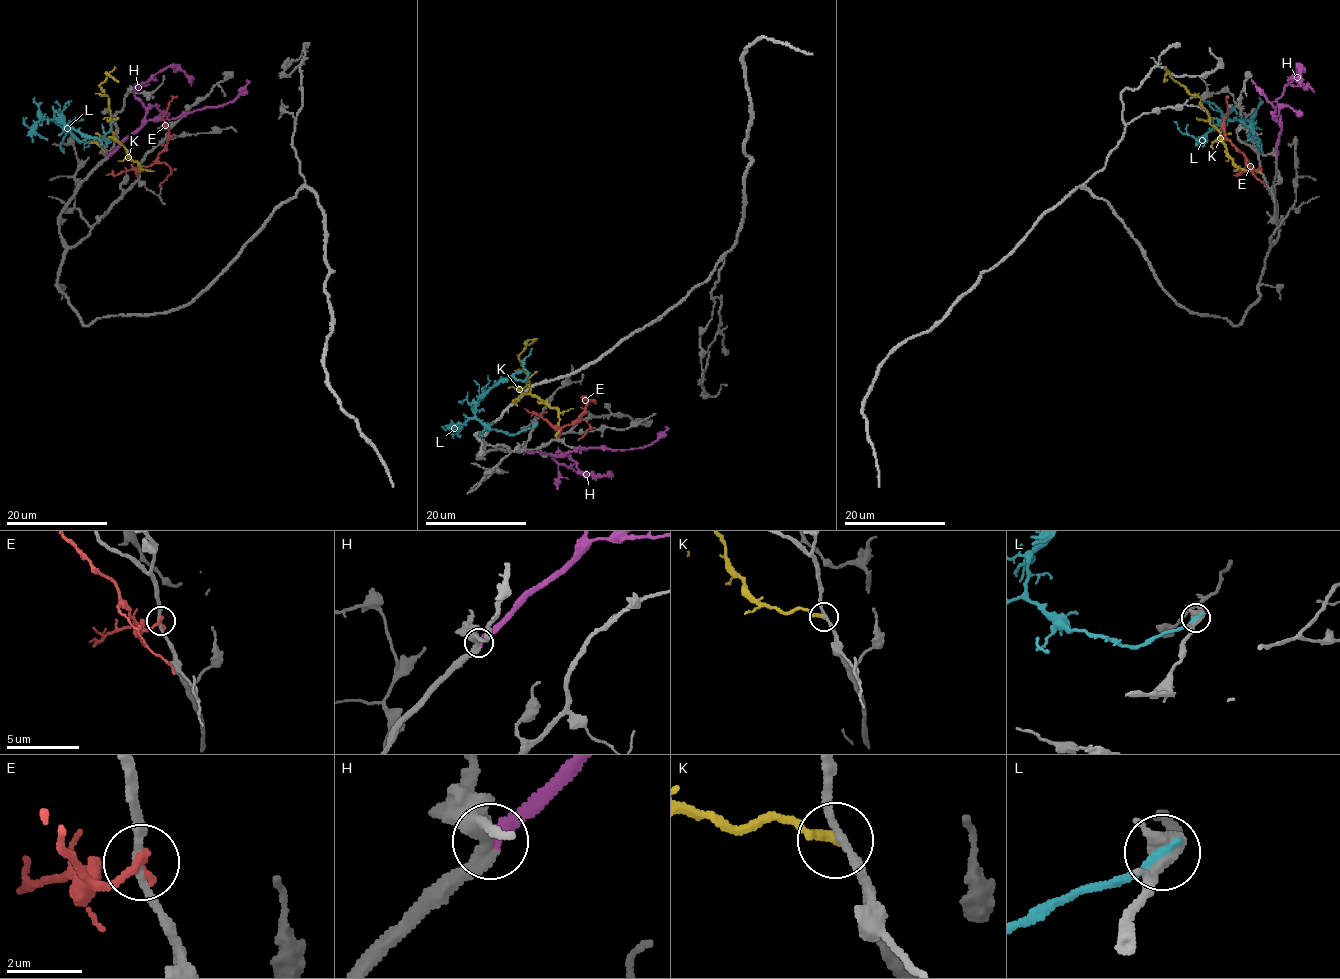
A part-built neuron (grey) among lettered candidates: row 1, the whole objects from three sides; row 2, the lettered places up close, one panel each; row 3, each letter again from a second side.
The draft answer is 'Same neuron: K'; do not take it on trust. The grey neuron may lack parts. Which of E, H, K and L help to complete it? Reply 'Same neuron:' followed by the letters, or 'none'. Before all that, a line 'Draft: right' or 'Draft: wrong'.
Draft: wrong
Same neuron: H

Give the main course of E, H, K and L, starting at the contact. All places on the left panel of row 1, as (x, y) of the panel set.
E: (139, 167), (142, 170), (150, 166), (165, 147), (168, 137), (163, 116), (168, 103), (177, 96)
H: (107, 156), (148, 120), (176, 119), (196, 110), (223, 106), (235, 97), (247, 79)
K: (137, 172), (140, 166), (113, 135), (109, 98), (99, 86), (108, 74), (118, 82)
L: (116, 139), (99, 138), (84, 142), (56, 120), (107, 142), (104, 134), (113, 121)

